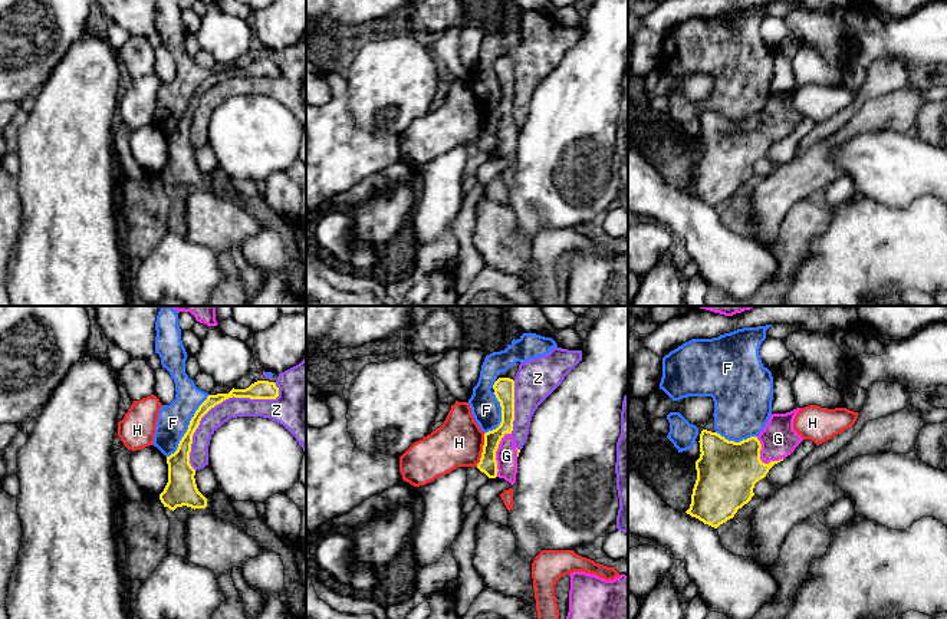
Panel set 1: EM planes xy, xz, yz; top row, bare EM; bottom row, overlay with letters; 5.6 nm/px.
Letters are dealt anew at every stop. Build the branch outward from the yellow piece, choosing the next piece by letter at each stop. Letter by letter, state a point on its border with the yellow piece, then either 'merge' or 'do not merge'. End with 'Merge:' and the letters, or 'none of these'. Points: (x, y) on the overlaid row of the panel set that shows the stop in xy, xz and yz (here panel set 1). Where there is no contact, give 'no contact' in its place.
F: xy (188, 427) | do not merge
G: xz (495, 453) | merge
H: xz (483, 450) | do not merge
Z: xy (220, 402) | do not merge
Merge: G

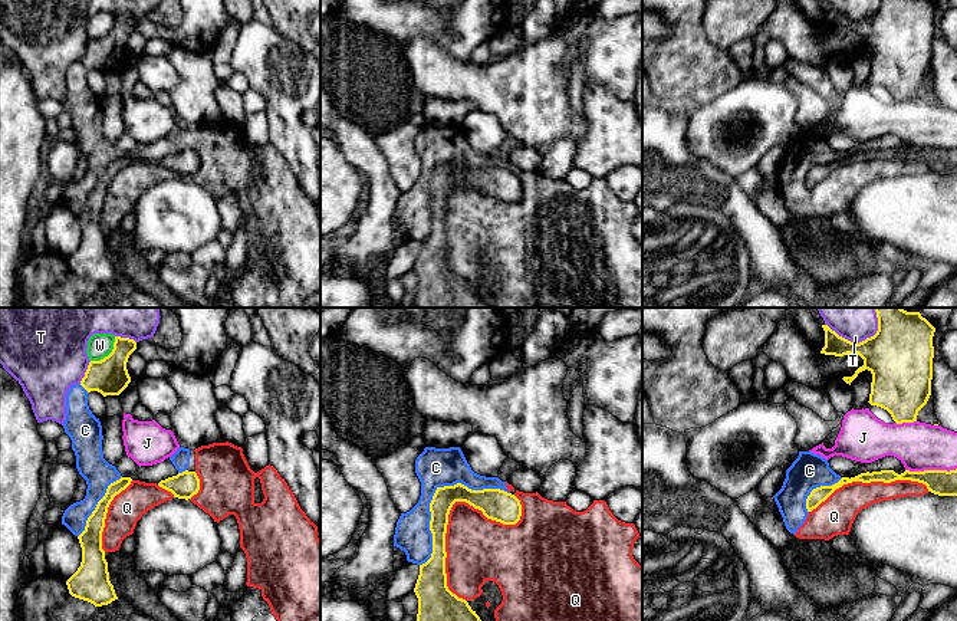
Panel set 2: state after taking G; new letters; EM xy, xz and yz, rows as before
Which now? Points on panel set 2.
C: xz (436, 492) | do not merge
J: yz (930, 470) | do not merge
Q: xz (450, 509) | do not merge
T: xy (125, 338) | do not merge
W: xy (109, 354) | do not merge
Merge: none of these

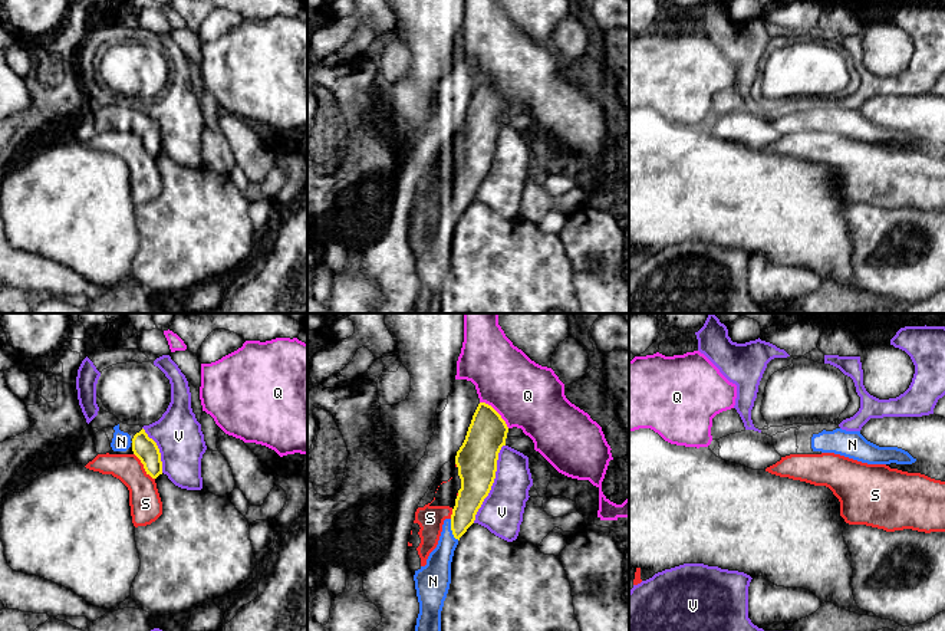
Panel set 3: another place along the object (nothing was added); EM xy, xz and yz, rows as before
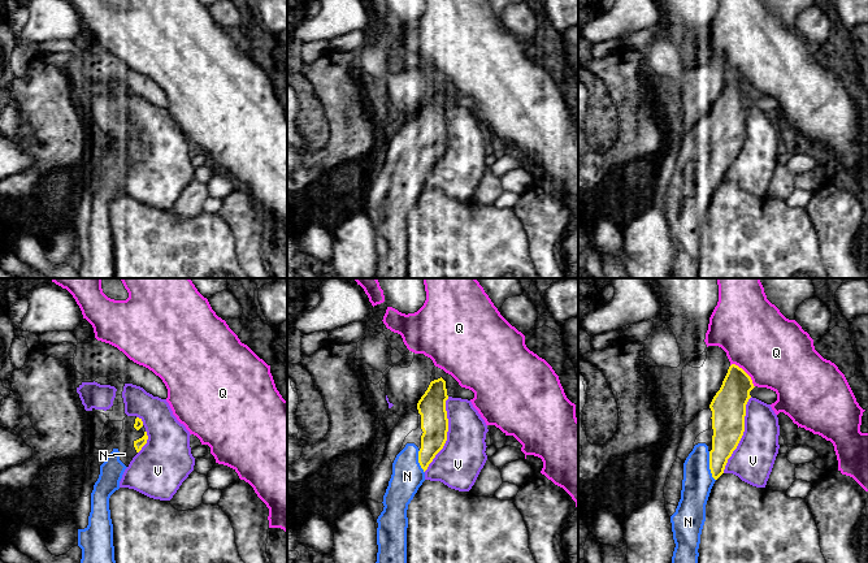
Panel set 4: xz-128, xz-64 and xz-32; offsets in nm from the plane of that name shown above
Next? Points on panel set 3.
N: xz (453, 531) | merge
Q: xz (496, 411) | do not merge
S: xy (144, 466) | do not merge
V: xz (493, 482) | do not merge
Merge: N

